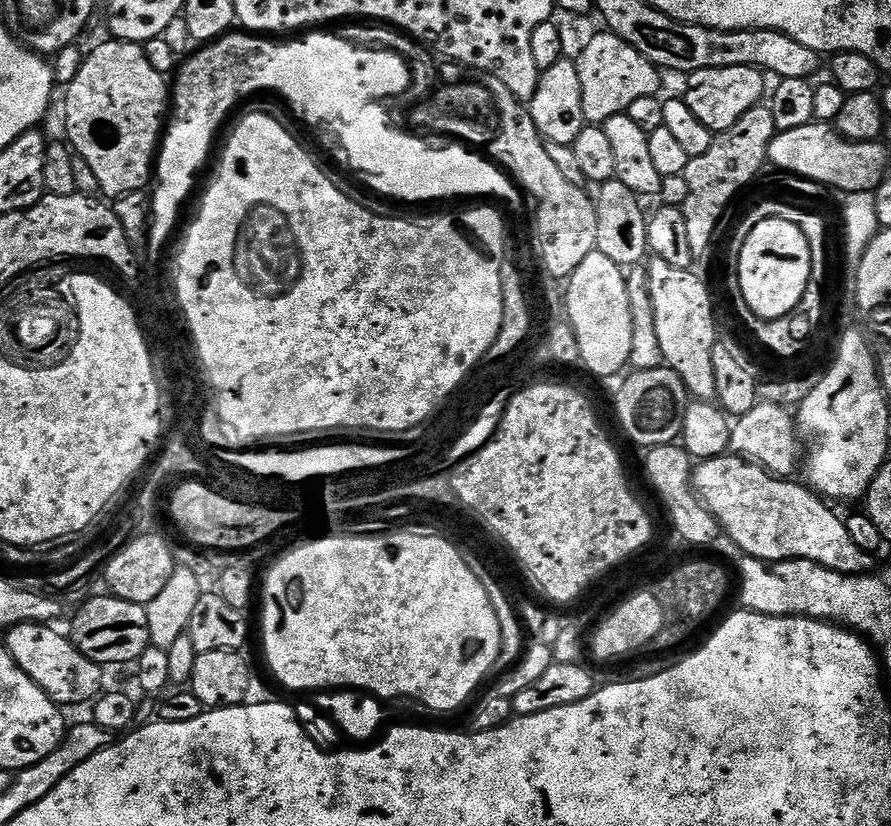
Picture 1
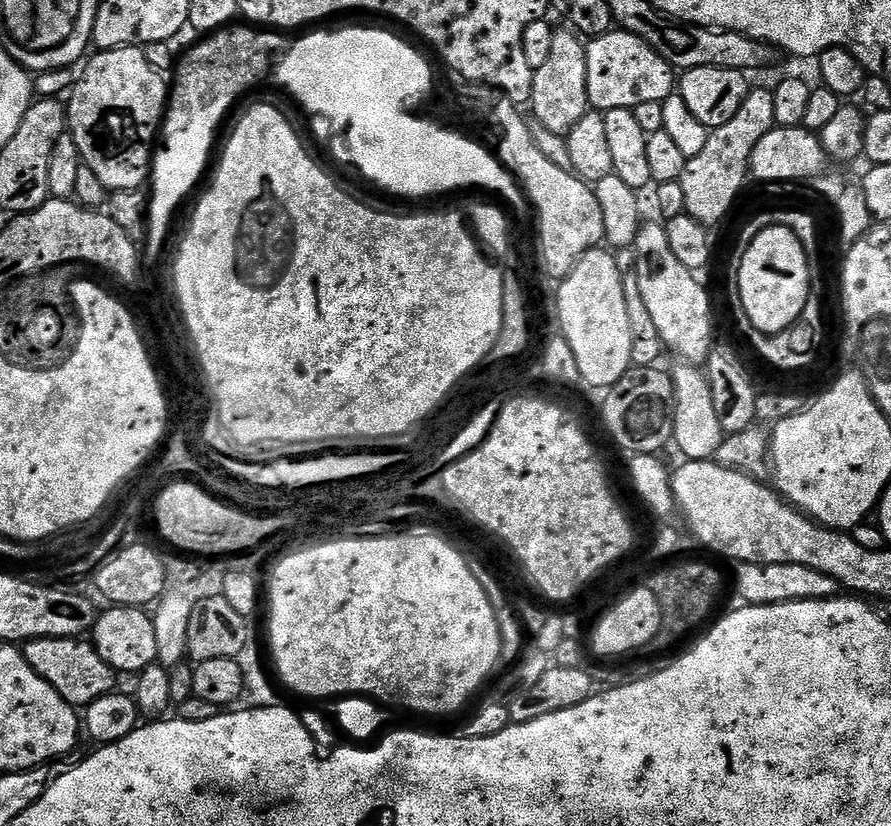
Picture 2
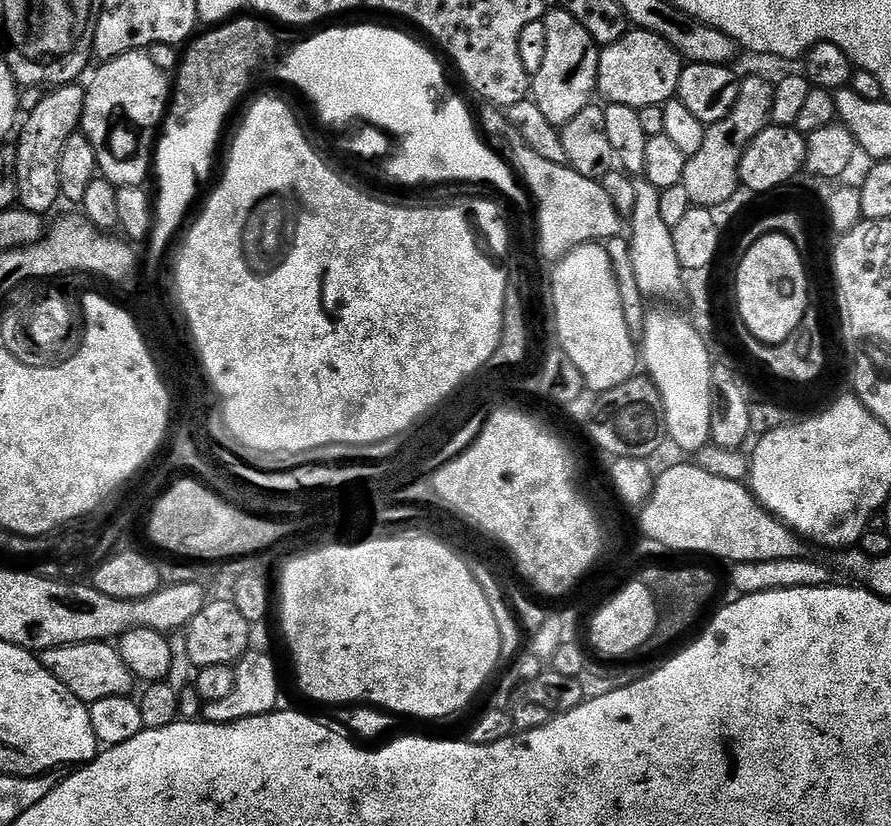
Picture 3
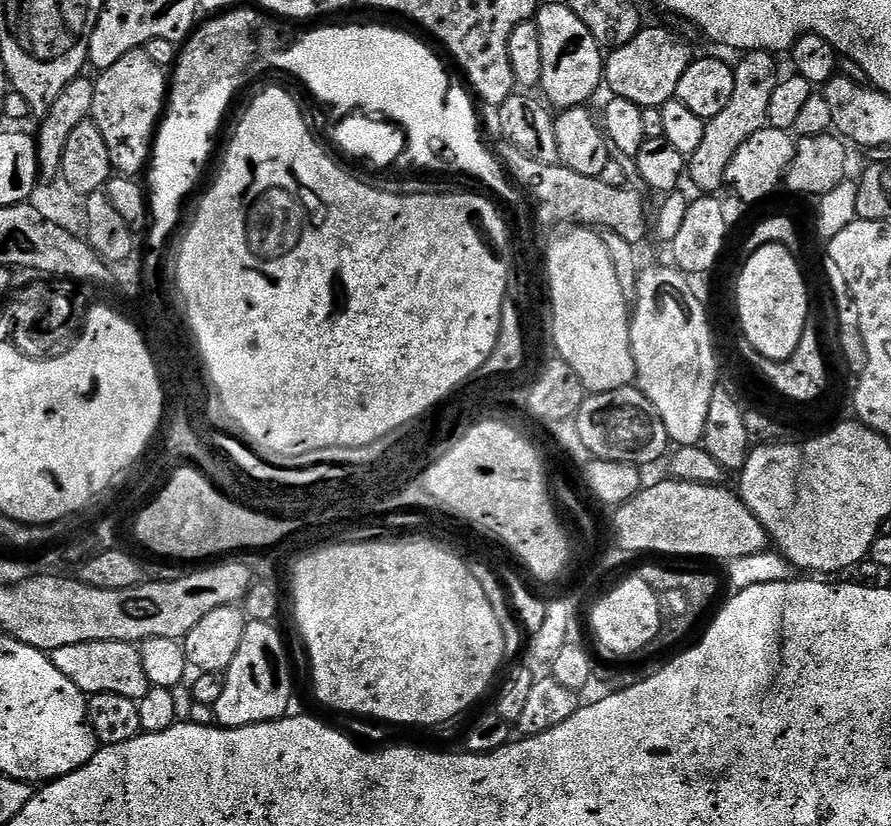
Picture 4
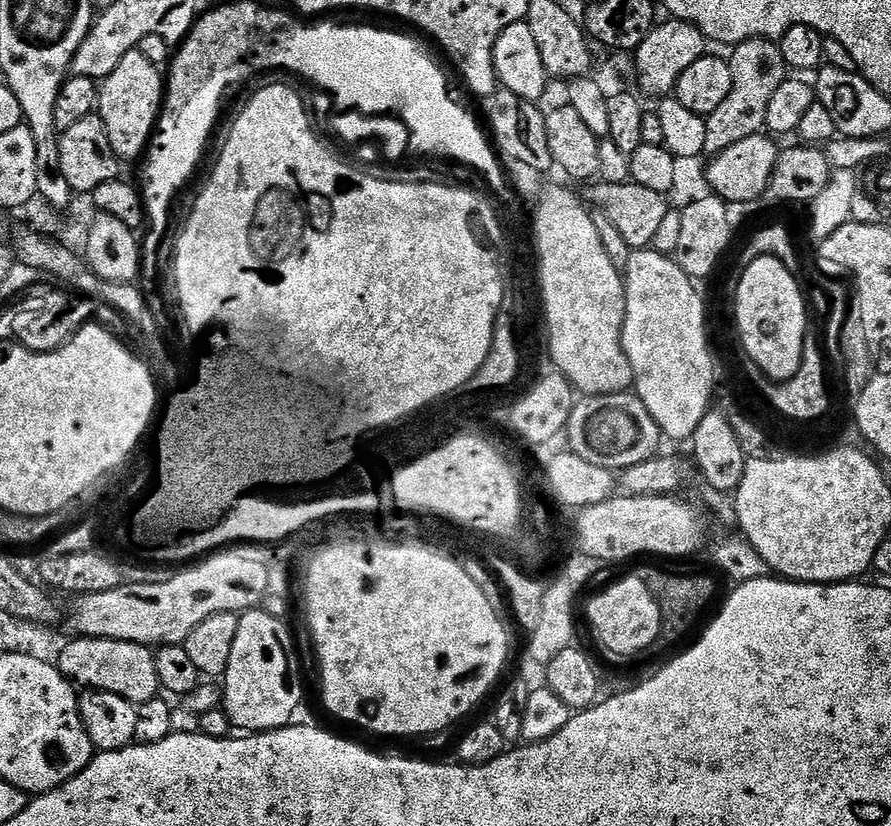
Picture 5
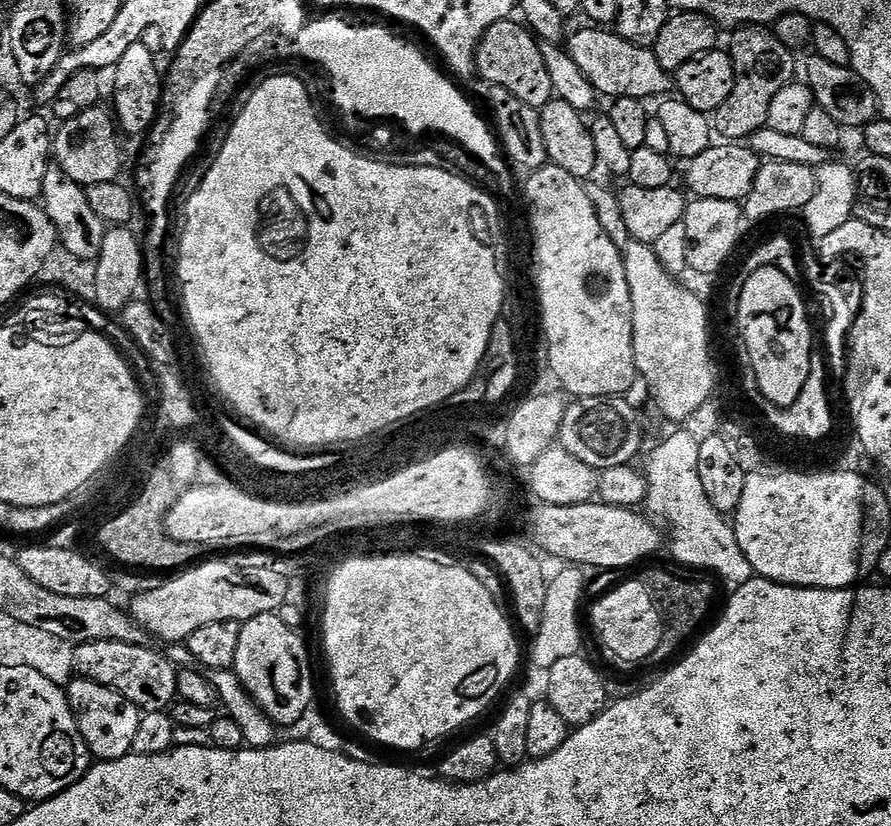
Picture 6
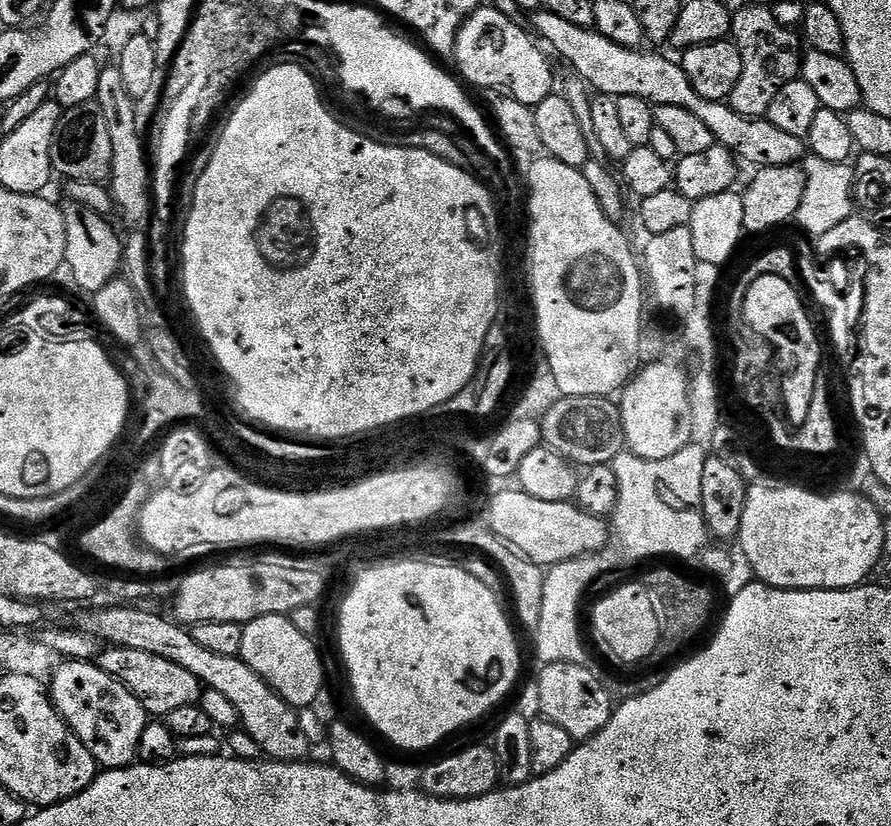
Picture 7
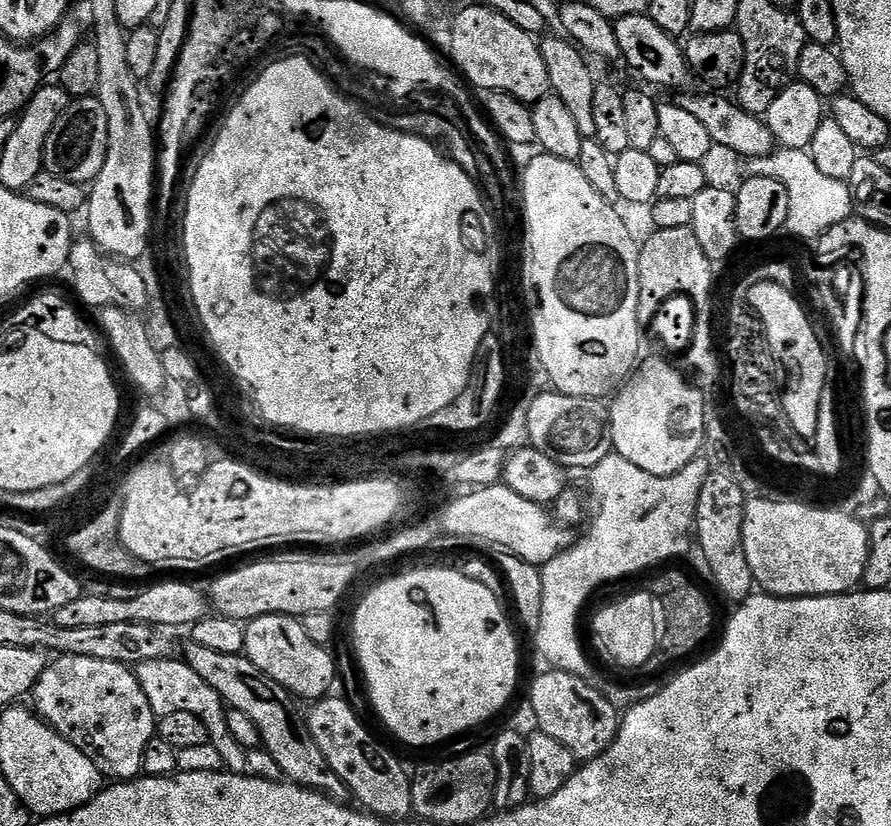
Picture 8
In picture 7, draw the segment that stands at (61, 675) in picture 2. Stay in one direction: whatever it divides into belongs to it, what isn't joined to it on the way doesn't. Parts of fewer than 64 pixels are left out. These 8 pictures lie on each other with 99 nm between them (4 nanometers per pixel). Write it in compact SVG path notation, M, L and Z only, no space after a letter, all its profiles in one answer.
M108 646L101 651L98 663L110 678L118 678L122 686L126 686L142 702L149 717L162 718L170 714L170 710L178 710L178 706L190 706L197 703L202 685L190 670L182 670L175 662L166 662L166 658L158 658L158 654L146 654L143 650L130 650Z

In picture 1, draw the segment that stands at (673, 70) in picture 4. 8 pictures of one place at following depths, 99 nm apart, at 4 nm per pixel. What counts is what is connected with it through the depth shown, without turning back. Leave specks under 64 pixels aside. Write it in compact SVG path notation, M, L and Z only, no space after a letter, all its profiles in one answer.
M600 30L581 50L580 56L575 57L575 62L580 83L580 101L584 119L589 125L603 126L610 118L627 113L629 106L637 98L655 96L661 91L661 69L651 64L642 54L638 54L634 46L610 31Z

